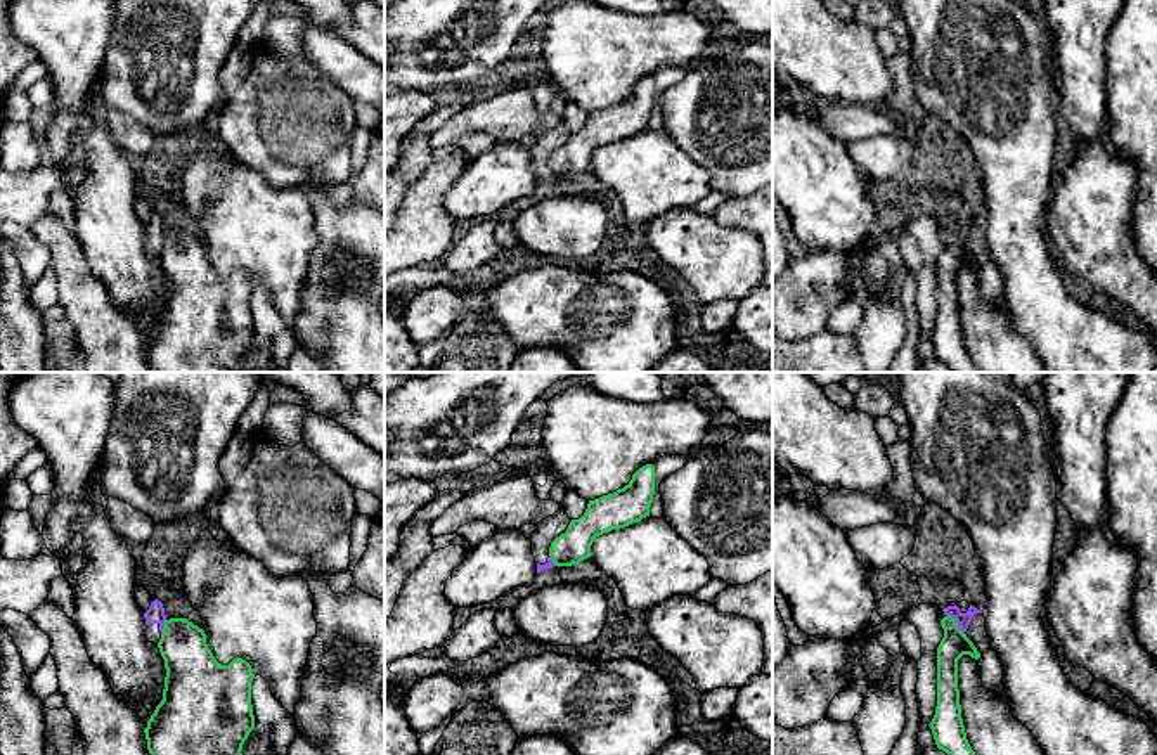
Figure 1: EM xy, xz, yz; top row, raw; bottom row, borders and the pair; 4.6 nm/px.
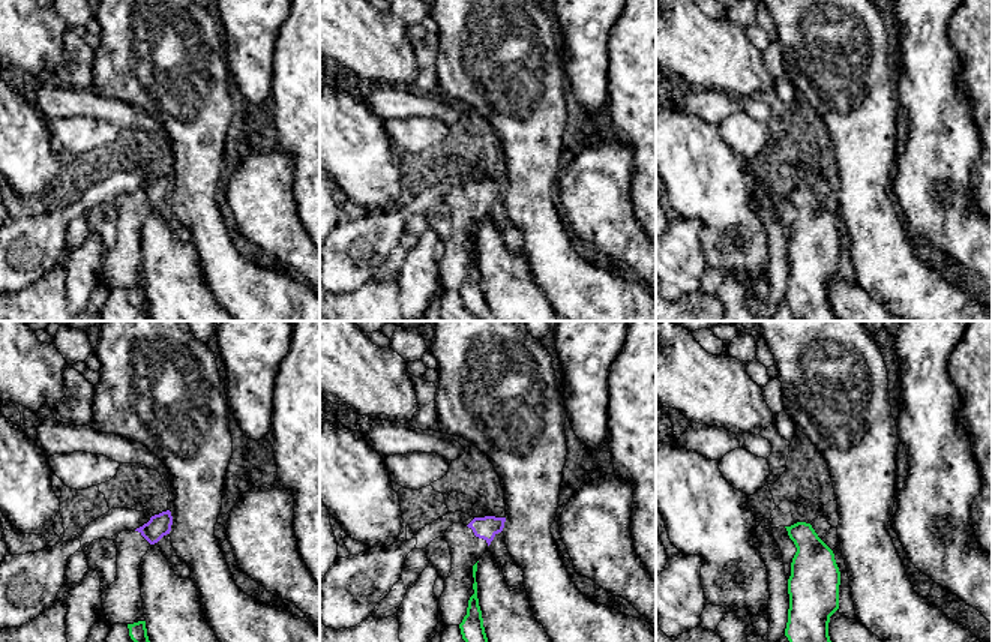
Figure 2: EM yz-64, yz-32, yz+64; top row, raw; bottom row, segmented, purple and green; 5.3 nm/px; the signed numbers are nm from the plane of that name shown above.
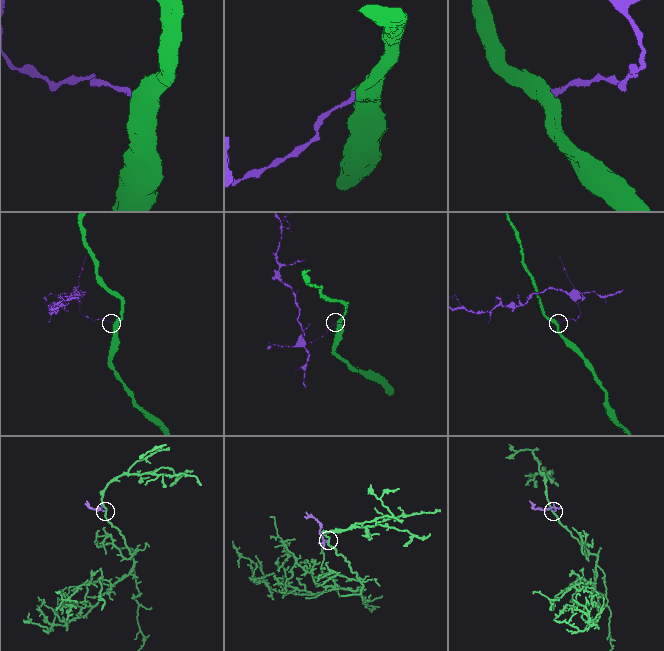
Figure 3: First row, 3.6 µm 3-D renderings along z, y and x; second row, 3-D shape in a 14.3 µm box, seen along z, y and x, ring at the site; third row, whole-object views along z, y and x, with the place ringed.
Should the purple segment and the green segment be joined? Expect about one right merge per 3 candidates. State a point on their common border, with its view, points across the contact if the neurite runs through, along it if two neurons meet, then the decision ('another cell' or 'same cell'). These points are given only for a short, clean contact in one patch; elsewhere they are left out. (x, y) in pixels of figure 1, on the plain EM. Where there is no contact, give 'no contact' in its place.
yz (956, 234) | along yz (946, 227), (955, 232), (963, 246) | another cell

